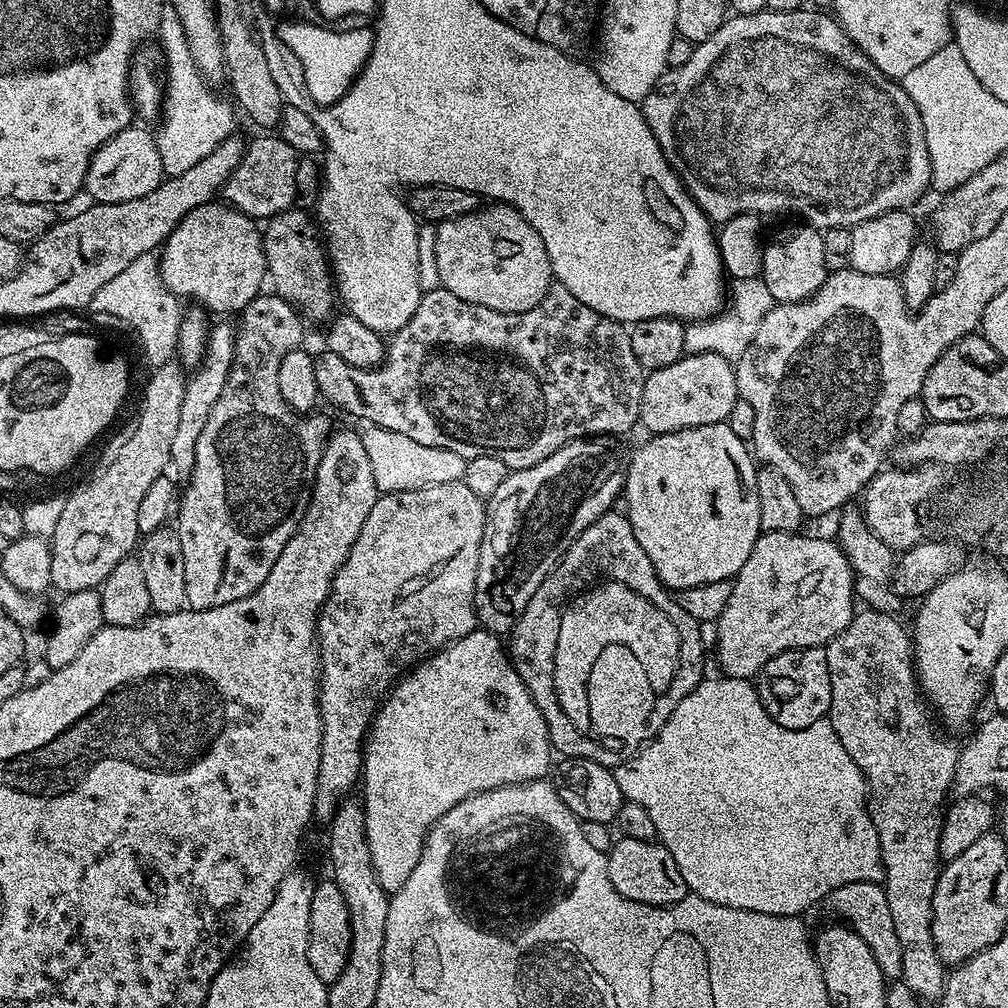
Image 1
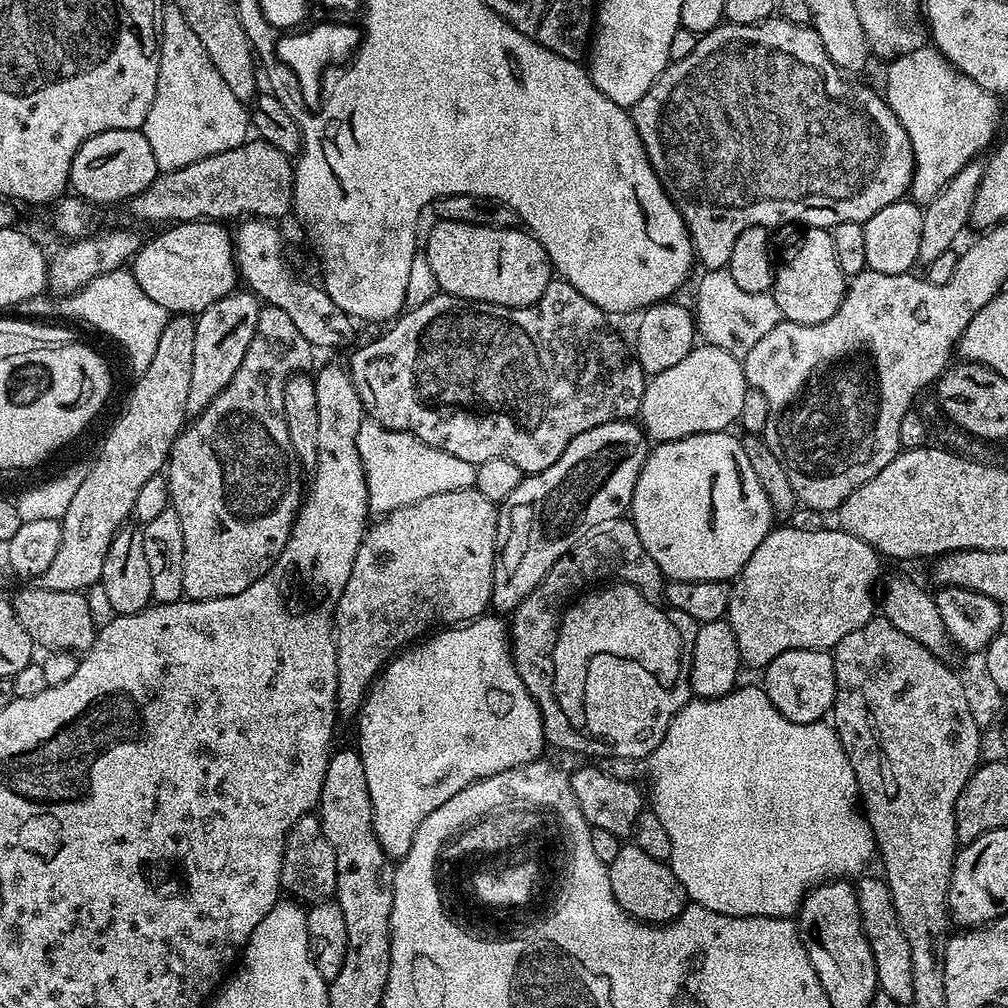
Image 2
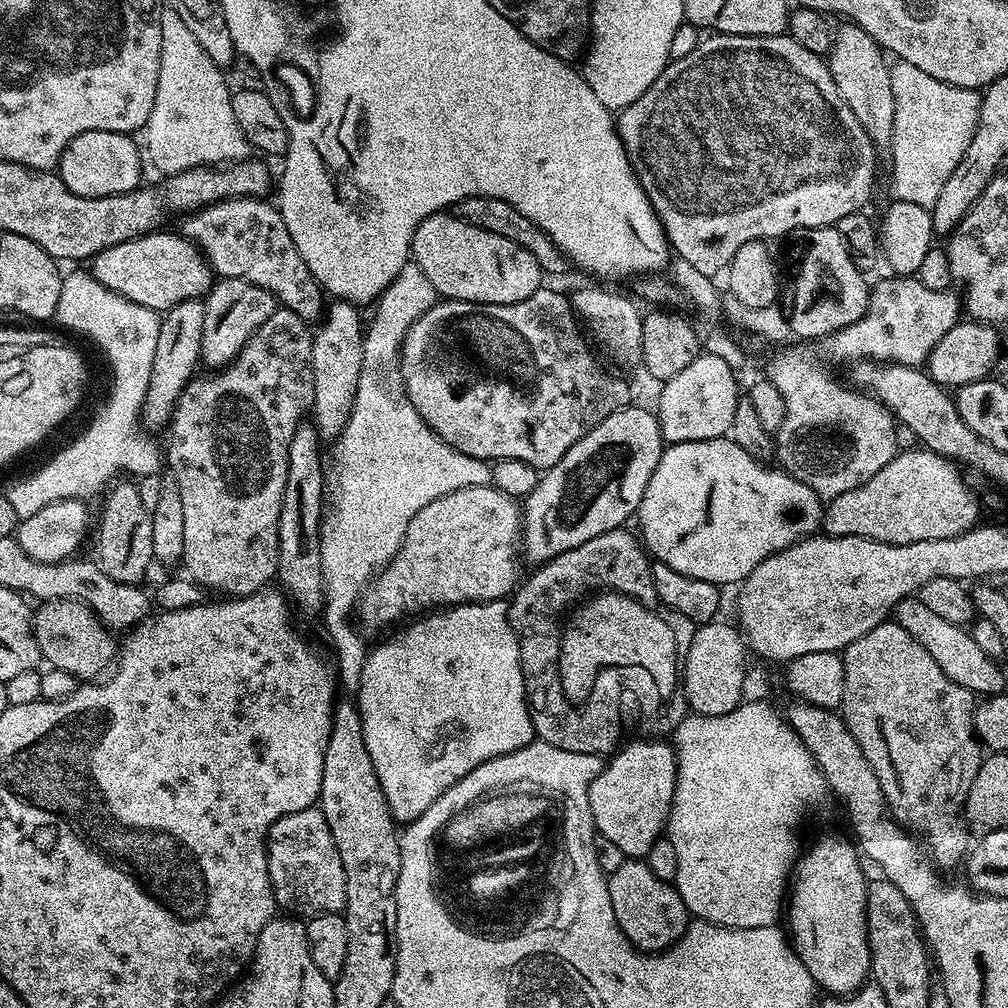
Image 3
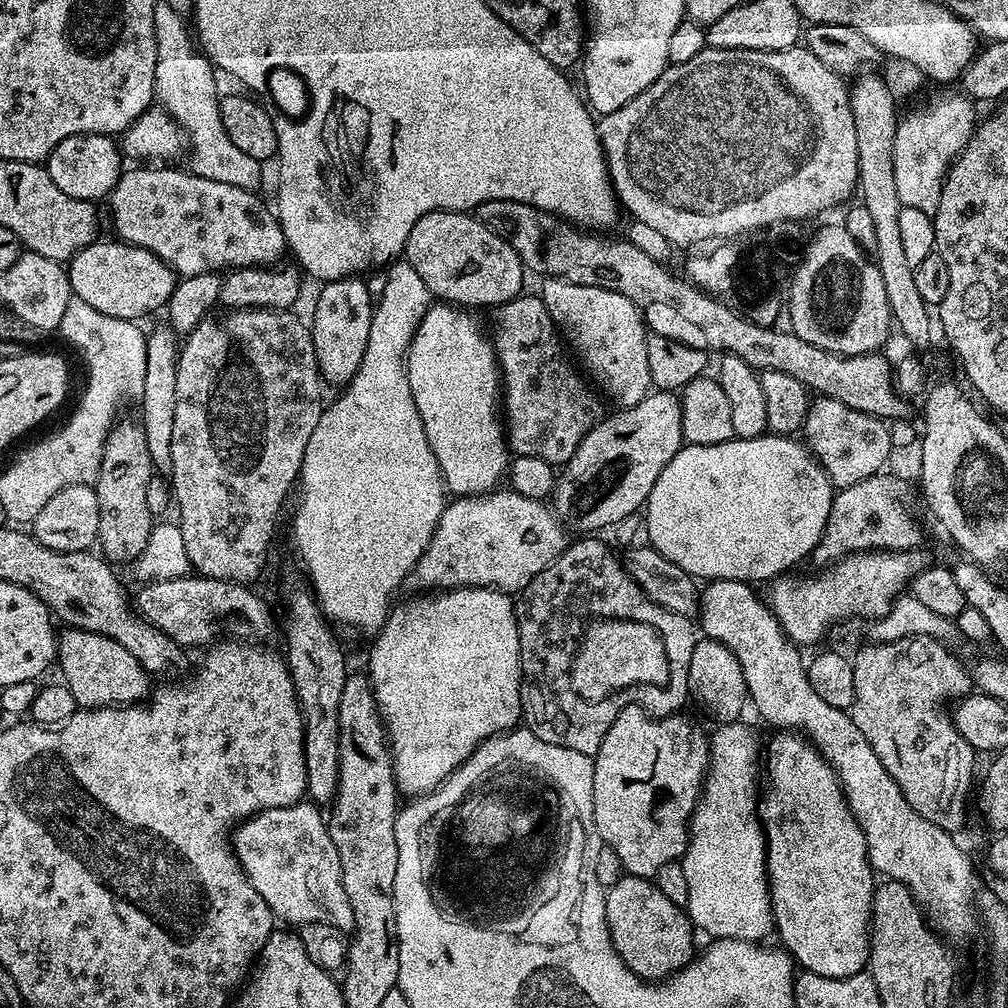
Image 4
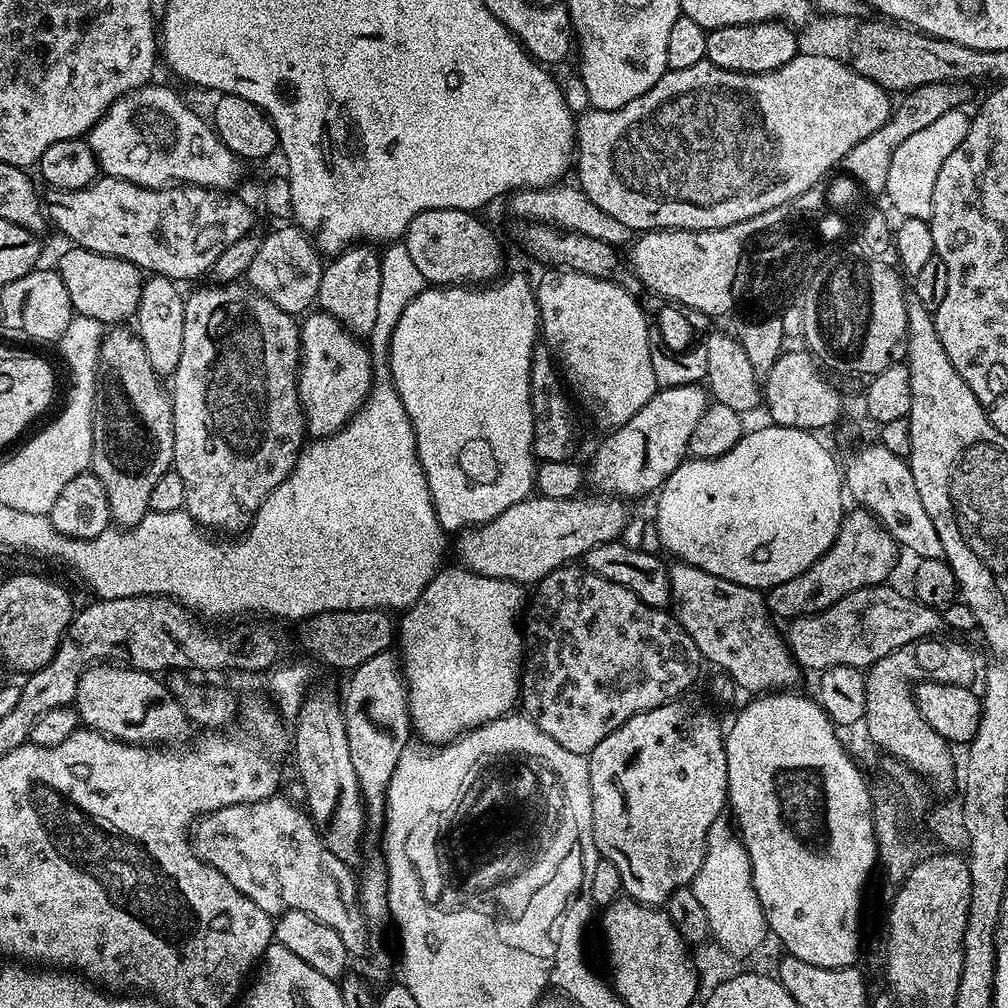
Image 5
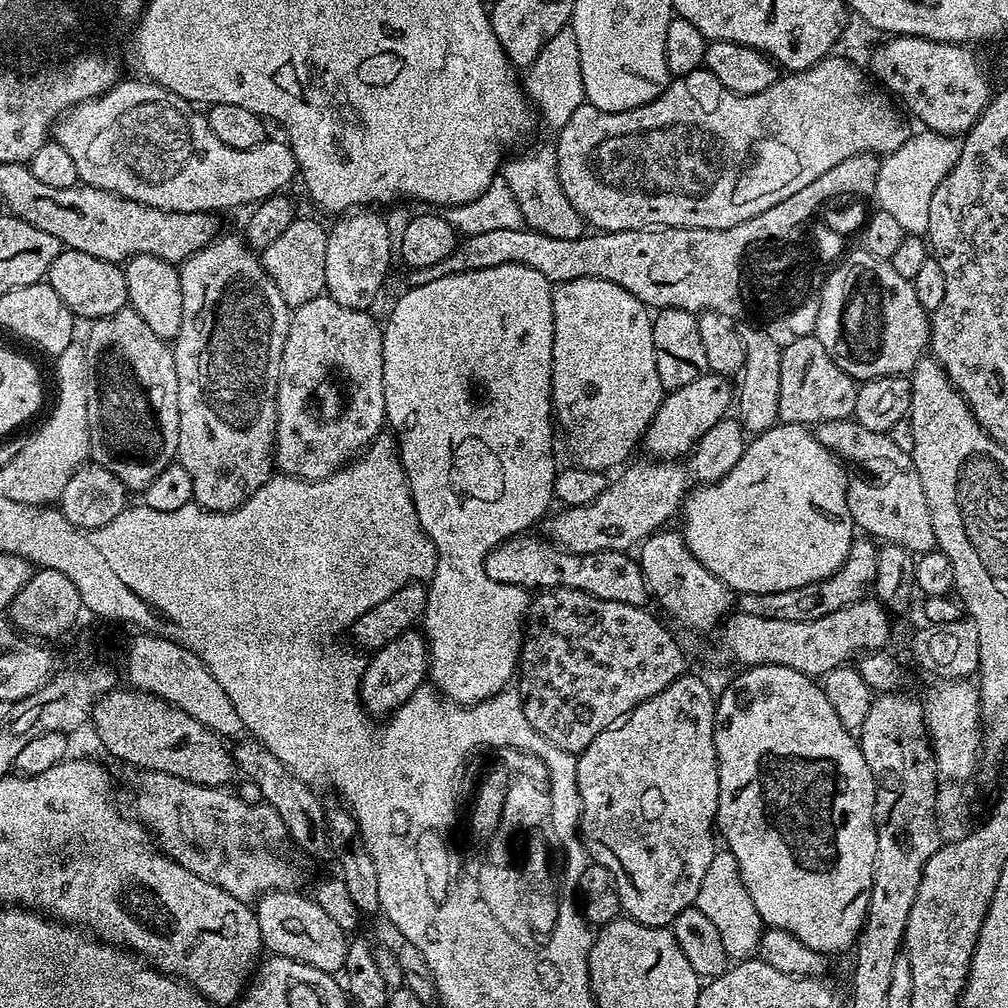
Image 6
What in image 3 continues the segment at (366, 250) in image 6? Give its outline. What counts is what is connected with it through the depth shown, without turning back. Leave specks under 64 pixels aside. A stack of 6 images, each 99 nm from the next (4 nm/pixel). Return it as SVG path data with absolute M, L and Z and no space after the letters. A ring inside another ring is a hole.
M333 299L319 321L312 337L312 373L314 374L314 402L310 409L321 437L335 441L352 413L360 375L364 369L365 321L360 321L361 309L346 300Z

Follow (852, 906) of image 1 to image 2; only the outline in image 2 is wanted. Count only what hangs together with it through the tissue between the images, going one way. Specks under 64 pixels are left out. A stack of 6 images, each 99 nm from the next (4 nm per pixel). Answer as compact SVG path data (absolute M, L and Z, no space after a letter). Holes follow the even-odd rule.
M879 875L867 876L857 879L854 887L858 898L860 921L870 942L870 950L874 954L878 988L879 991L890 994L894 1002L908 1006L914 998L914 969L910 962L910 942L906 942L906 934L902 934L902 926L898 922L898 914L890 898L888 883Z

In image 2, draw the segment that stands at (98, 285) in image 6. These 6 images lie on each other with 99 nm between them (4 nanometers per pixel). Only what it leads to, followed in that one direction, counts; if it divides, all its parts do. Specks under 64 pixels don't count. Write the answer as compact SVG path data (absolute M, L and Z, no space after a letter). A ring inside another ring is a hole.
M186 220L165 227L153 240L145 239L136 255L130 261L132 276L146 290L158 306L162 306L169 314L198 314L206 310L218 298L226 298L226 294L237 291L238 273L236 271L236 249L232 246L233 233L228 232L223 223L214 220Z

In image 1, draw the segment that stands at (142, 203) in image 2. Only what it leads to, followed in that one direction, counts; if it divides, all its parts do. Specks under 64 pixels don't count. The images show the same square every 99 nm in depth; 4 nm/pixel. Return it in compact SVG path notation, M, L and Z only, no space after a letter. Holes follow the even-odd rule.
M279 134L256 135L260 136L254 137L252 141L250 139L247 141L242 162L238 162L234 174L230 174L230 178L223 186L223 203L237 208L242 214L251 216L257 222L267 222L272 216L282 214L283 211L290 211L297 206L311 205L315 201L322 183L317 161L312 158L302 158L300 153L288 145Z

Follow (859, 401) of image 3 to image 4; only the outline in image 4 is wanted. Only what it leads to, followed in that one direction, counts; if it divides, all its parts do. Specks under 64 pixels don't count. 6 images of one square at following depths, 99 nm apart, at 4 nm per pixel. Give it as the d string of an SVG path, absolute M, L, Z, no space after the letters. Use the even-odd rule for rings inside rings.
M820 396L809 403L802 436L809 453L824 467L828 479L837 489L842 489L875 476L883 469L880 467L894 452L888 431L889 425L880 417L854 410L828 396Z

